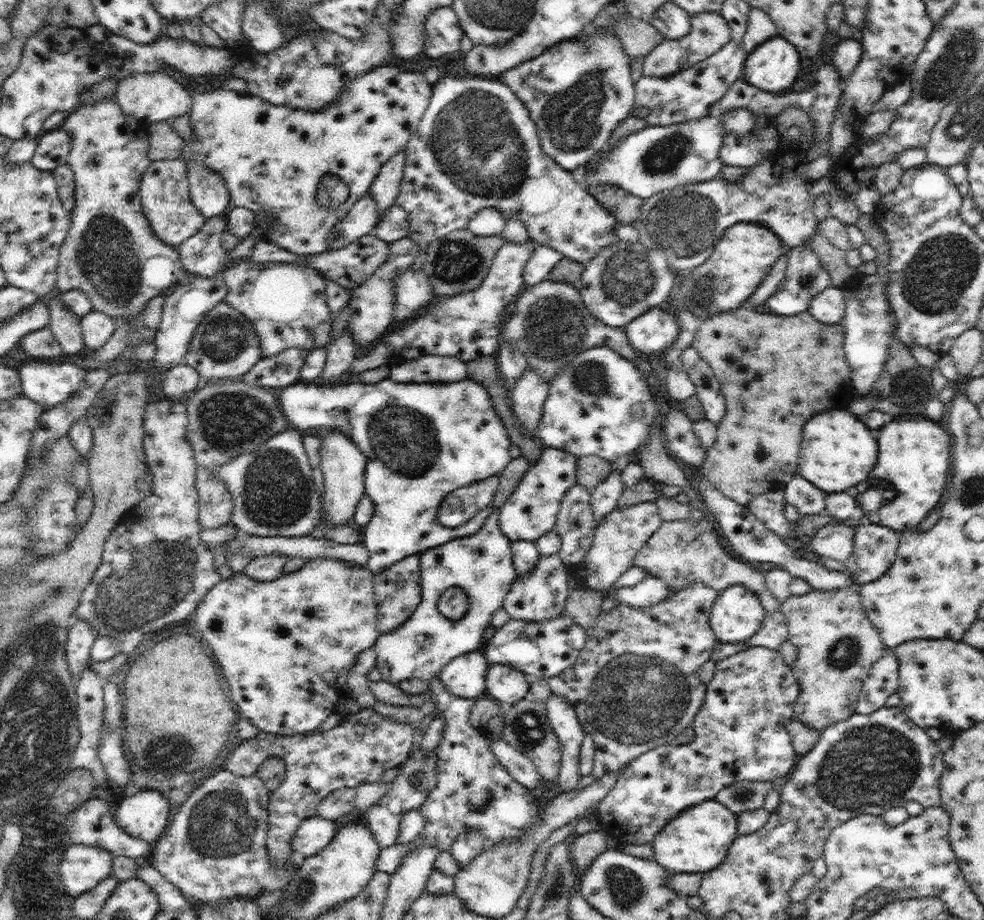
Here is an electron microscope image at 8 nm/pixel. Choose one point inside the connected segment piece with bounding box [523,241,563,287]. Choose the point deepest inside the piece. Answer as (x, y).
(544, 258)

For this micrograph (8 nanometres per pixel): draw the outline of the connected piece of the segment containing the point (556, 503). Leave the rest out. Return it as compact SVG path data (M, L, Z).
M545 447L540 458L533 462L512 495L504 501L499 511L499 527L511 542L535 541L555 529L557 514L566 491L577 483L577 458L562 449Z

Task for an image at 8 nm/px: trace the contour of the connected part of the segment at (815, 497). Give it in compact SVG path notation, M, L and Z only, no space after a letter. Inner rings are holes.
M799 473L783 488L786 502L797 508L799 514L818 514L825 509L826 494L812 482L806 482Z

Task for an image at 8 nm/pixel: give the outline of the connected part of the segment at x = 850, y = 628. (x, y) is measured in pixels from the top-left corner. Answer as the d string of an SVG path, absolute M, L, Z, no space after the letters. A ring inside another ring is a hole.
M850 585L836 590L812 589L802 595L790 595L780 606L785 615L789 642L796 646L798 657L791 665L793 675L800 686L794 705L794 717L822 731L830 723L846 720L855 713L864 682L872 670L872 664L884 656L886 646L866 615L861 603L861 585Z

